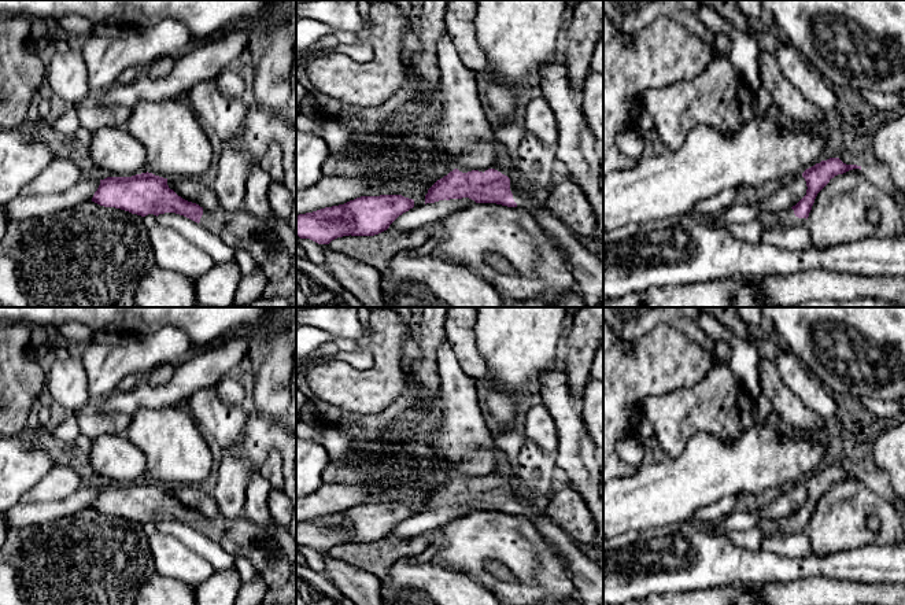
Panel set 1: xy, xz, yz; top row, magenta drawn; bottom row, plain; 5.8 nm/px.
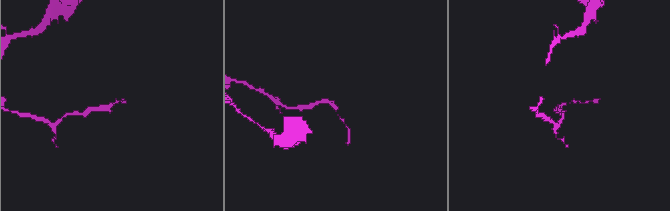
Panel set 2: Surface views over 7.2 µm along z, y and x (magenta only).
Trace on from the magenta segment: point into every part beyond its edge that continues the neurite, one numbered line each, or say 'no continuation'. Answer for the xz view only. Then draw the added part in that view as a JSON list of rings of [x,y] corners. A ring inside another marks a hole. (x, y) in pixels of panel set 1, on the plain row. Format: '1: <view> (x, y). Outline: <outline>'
1: xz (539, 504). Outline: [[[514,466],[511,468],[511,471],[513,471],[513,473],[516,475],[516,479],[518,480],[518,491],[516,493],[513,488],[510,488],[510,498],[511,498],[511,501],[513,501],[514,509],[517,510],[517,514],[527,519],[527,517],[532,516],[536,510],[544,513],[547,503],[548,503],[551,495],[554,494],[554,490],[555,490],[554,486],[551,487],[551,490],[550,490],[546,495],[543,495],[543,497],[535,497],[535,495],[524,486],[524,483],[521,482],[521,479],[517,476]]]

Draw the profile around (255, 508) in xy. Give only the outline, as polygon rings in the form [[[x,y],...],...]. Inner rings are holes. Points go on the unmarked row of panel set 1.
[[[259,471],[251,475],[245,488],[244,517],[261,525],[273,524],[267,506],[267,495],[272,488]]]

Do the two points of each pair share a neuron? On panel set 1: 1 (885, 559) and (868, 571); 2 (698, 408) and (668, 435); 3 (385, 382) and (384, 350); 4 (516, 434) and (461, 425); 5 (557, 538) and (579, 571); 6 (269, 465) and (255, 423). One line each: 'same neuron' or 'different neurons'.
1: same neuron
2: same neuron
3: same neuron
4: different neurons
5: same neuron
6: different neurons

